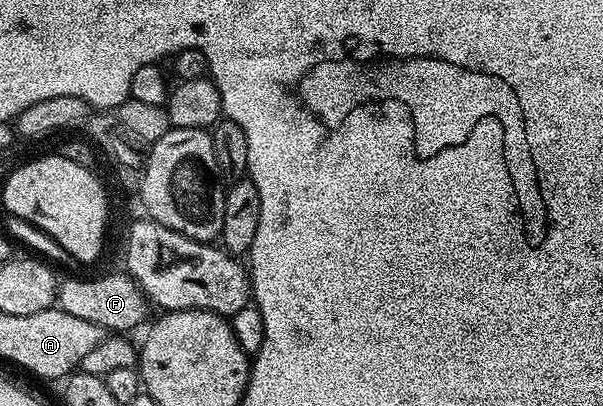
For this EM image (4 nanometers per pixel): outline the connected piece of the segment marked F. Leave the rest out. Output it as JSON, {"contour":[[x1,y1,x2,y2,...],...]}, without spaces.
{"contour":[[125,271,106,273,103,277,70,277,67,281,65,278,58,286,56,305,57,308,63,309,66,315,76,315,76,319,88,319,88,323,96,323,103,331,109,331,114,335,129,334,129,329,136,328,149,313,152,313,152,306,146,294]]}

